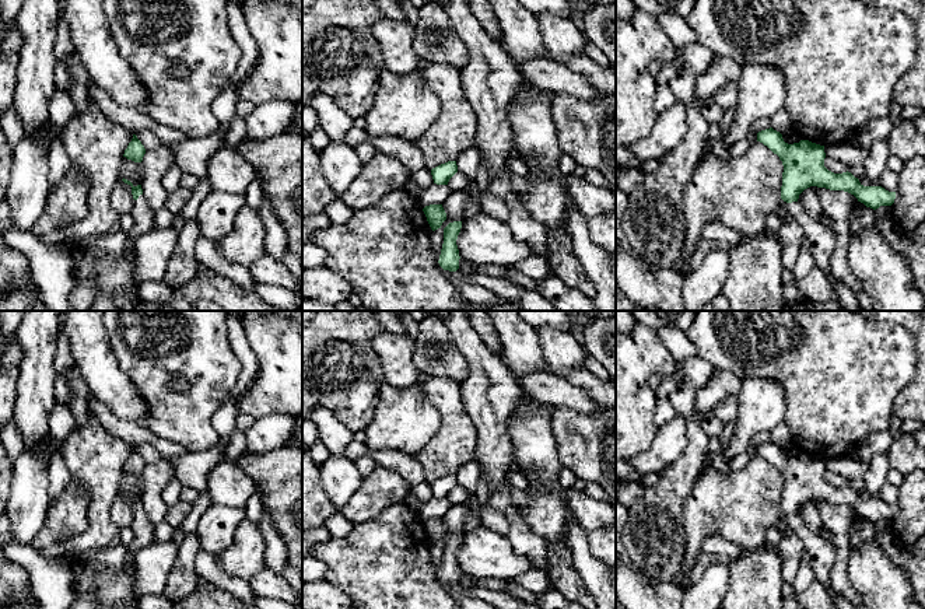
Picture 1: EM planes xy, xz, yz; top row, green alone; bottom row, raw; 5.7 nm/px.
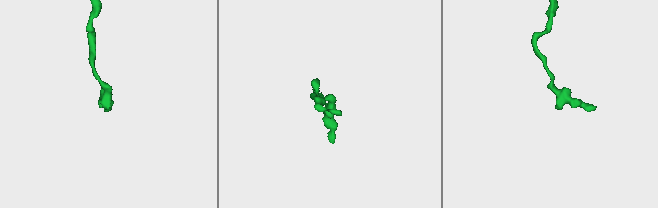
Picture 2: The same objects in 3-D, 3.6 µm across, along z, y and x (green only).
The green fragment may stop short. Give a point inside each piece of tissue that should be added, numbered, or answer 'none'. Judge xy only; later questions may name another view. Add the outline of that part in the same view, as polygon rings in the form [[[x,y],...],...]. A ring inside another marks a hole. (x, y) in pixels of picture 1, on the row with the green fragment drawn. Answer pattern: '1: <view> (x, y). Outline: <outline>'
1: xy (143, 216). Outline: [[[144,195],[134,200],[133,210],[130,211],[134,218],[134,227],[126,232],[127,241],[134,244],[136,238],[154,228],[154,211],[150,209]]]

